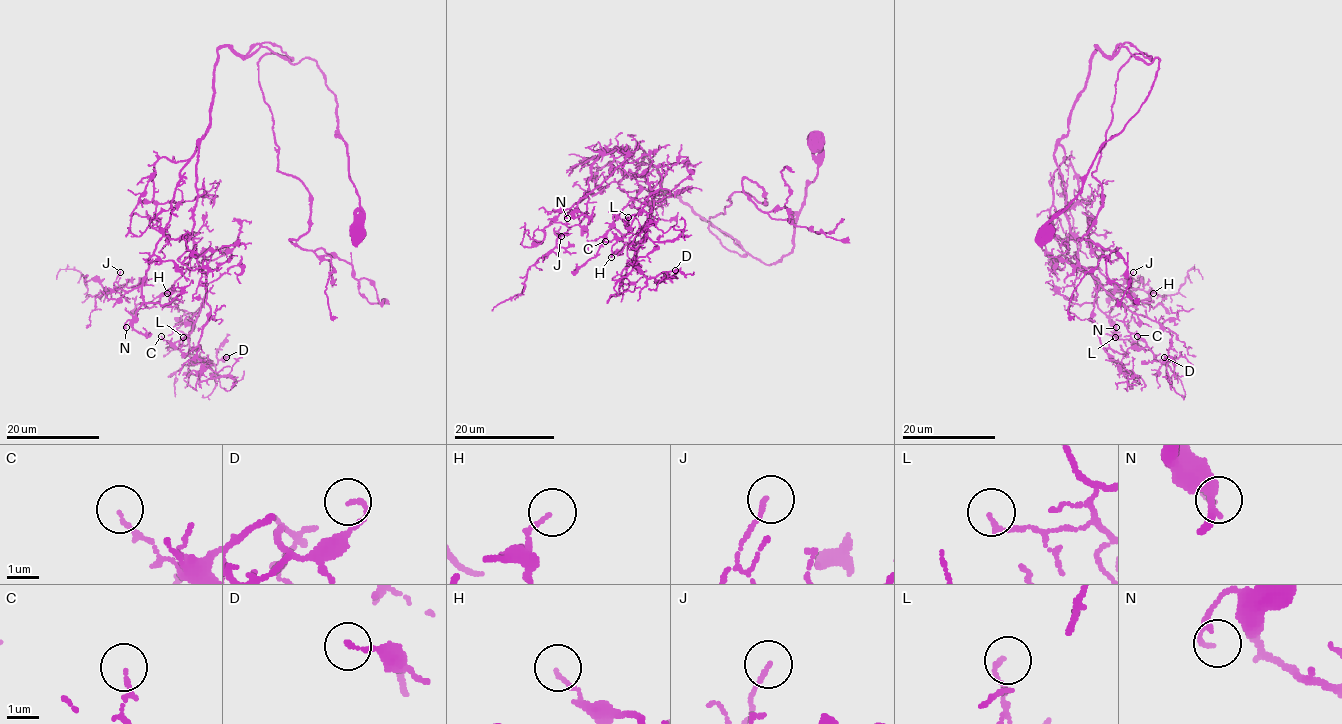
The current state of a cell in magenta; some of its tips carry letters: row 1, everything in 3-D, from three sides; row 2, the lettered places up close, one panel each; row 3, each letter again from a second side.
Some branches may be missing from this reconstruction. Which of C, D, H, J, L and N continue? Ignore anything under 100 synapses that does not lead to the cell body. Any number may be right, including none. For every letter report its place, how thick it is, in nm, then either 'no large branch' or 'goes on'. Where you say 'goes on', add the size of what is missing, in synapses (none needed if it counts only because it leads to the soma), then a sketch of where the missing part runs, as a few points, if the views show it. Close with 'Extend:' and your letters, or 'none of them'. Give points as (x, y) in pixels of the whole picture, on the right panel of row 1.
C: (1137, 336) | 120 nm | no large branch
D: (1164, 357) | 100 nm | no large branch
H: (1153, 293) | 110 nm | no large branch
J: (1133, 272) | 110 nm | no large branch
L: (1115, 337) | 120 nm | no large branch
N: (1116, 327) | 130 nm | goes on | 150 syn | (1116, 327), (1135, 336), (1161, 332), (1170, 341), (1176, 341), (1179, 334), (1183, 336)
Extend: N

